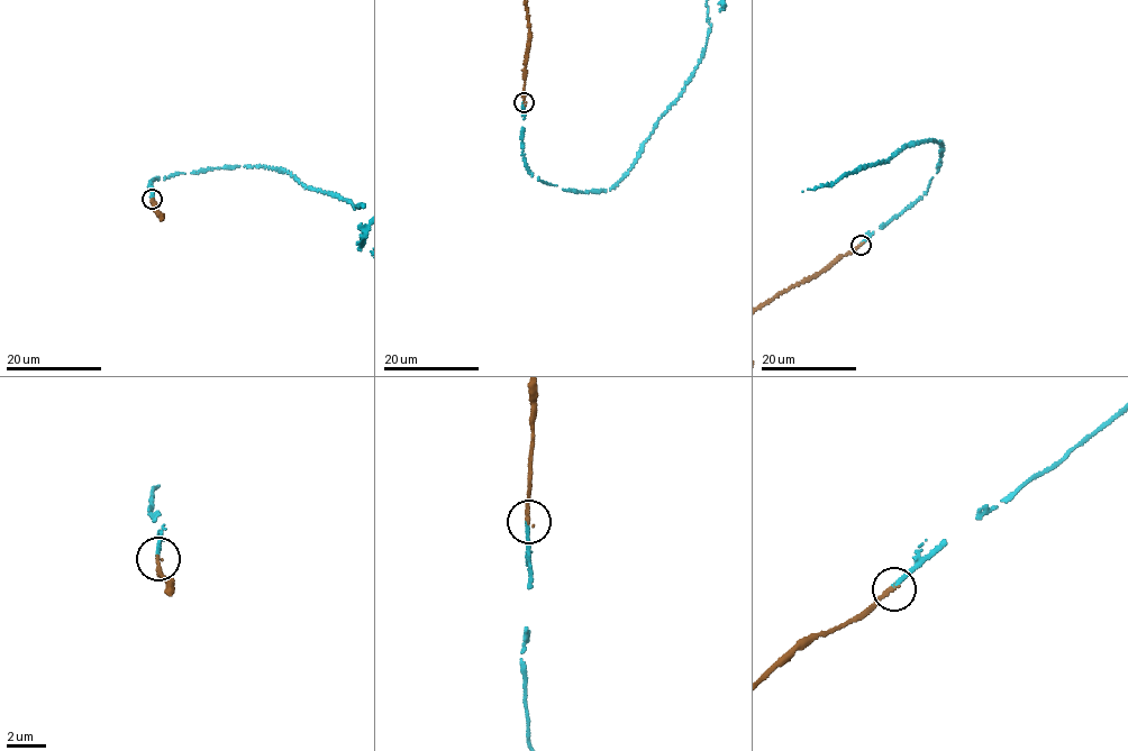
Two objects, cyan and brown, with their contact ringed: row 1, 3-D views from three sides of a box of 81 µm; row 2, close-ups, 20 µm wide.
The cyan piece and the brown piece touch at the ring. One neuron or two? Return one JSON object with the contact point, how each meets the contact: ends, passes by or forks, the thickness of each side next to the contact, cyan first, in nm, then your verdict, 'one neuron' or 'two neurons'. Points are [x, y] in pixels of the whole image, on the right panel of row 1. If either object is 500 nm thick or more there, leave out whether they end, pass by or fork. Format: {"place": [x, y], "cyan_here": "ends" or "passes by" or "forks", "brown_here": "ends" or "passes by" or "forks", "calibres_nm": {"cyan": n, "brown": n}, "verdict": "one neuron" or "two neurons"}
{"place": [861, 245], "cyan_here": "ends", "brown_here": "ends", "calibres_nm": {"cyan": 190, "brown": 190}, "verdict": "one neuron"}

